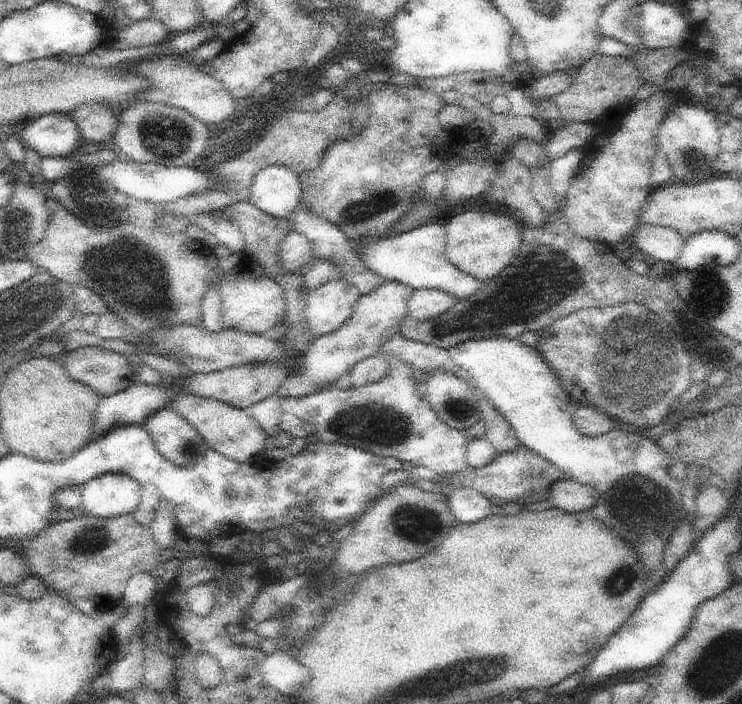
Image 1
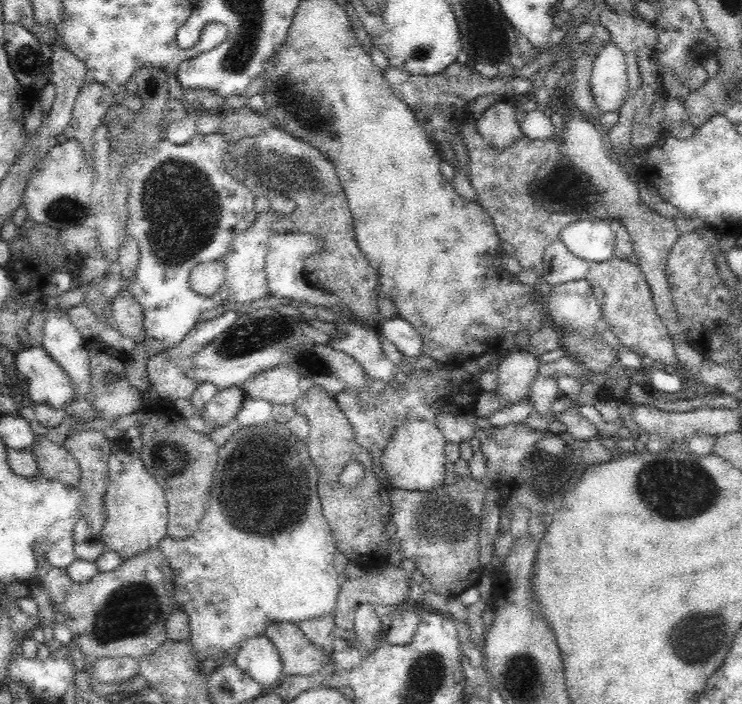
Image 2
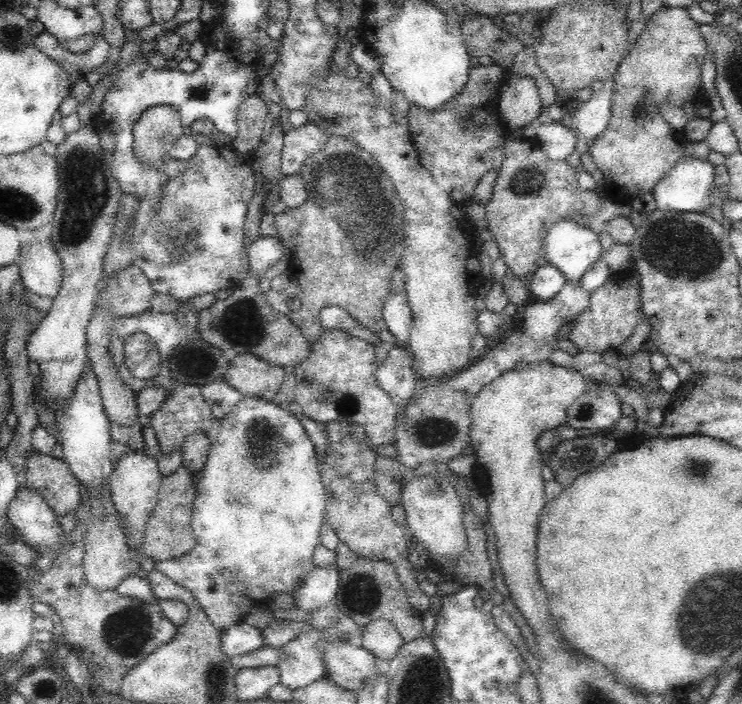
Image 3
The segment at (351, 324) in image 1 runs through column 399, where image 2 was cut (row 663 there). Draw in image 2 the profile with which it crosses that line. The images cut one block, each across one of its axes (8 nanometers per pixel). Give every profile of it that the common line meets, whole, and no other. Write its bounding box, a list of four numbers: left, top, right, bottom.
[264,622,330,676]

